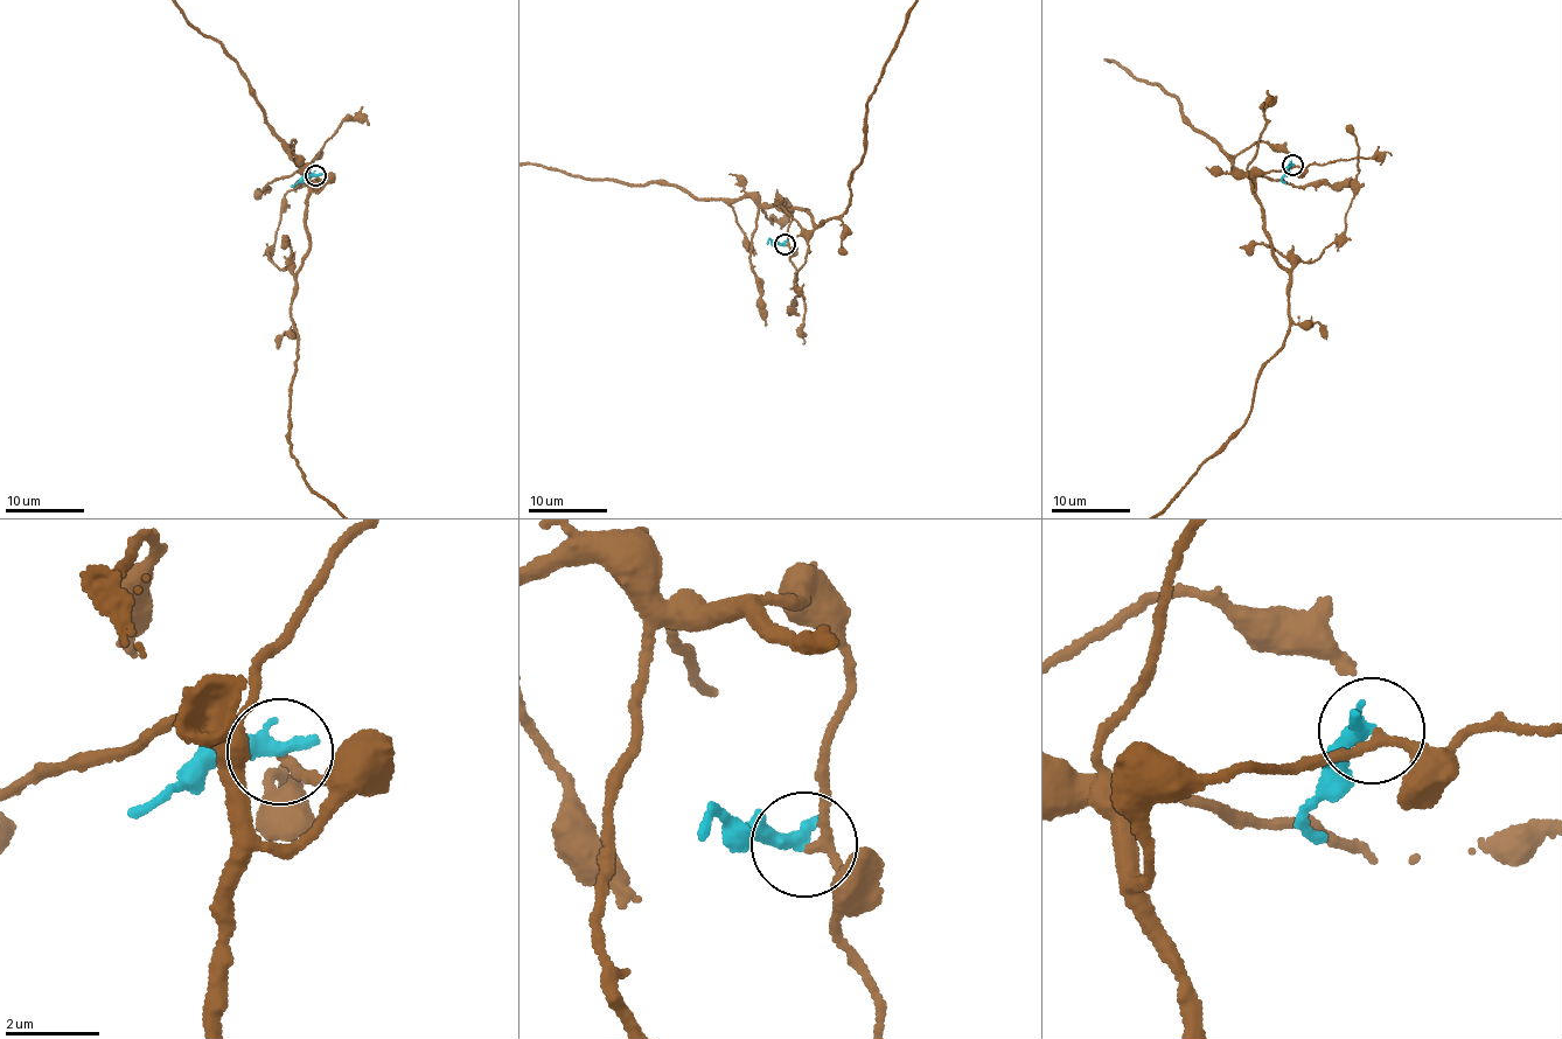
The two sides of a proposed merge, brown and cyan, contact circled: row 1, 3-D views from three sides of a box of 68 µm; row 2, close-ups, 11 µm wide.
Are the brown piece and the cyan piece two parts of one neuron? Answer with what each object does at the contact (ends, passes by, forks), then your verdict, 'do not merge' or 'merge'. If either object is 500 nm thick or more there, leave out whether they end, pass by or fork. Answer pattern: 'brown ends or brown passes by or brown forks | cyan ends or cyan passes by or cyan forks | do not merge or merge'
brown passes by | cyan ends | do not merge

